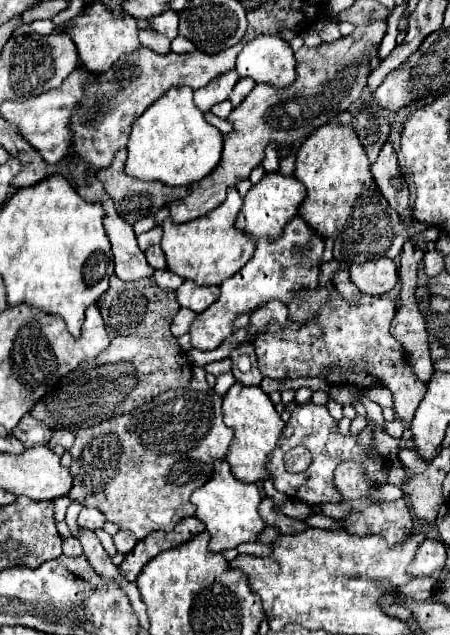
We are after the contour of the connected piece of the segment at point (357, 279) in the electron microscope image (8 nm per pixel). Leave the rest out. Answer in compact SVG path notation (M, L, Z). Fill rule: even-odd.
M389 258L367 260L349 266L349 280L365 294L381 296L389 292L397 282L397 264Z

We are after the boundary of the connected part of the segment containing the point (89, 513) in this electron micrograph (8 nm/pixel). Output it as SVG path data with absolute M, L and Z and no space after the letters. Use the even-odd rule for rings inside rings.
M83 508L79 518L77 518L77 522L79 522L81 528L93 530L93 528L101 528L105 524L105 516L95 508Z

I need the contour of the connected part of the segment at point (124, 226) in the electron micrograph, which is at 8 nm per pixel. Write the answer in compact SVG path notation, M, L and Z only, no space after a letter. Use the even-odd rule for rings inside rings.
M109 206L103 226L113 250L115 276L121 280L141 280L153 276L153 268L147 264L145 254L139 250L133 228Z

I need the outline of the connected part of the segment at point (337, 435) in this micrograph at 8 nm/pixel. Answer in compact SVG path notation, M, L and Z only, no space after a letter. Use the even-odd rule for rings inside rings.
M311 400L305 402L305 404L297 404L291 412L291 418L289 422L285 424L283 428L283 436L279 438L279 444L273 452L273 458L269 460L269 472L271 472L271 478L273 478L273 484L279 492L287 494L287 496L293 496L297 500L303 500L311 506L317 506L317 504L327 504L327 502L341 502L341 494L333 482L335 478L335 468L341 464L341 462L355 462L355 464L361 464L363 466L363 472L365 476L371 480L371 484L387 484L387 476L389 476L389 470L387 470L387 462L385 462L385 456L379 454L373 446L373 426L365 426L363 432L359 432L357 436L353 434L347 434L343 436L337 428L337 422L331 418L331 414L327 412L325 406L317 406L313 404ZM295 446L305 446L309 448L313 460L309 464L307 470L303 472L297 472L297 474L291 474L285 470L285 464L283 464L283 456L287 450L295 448Z

